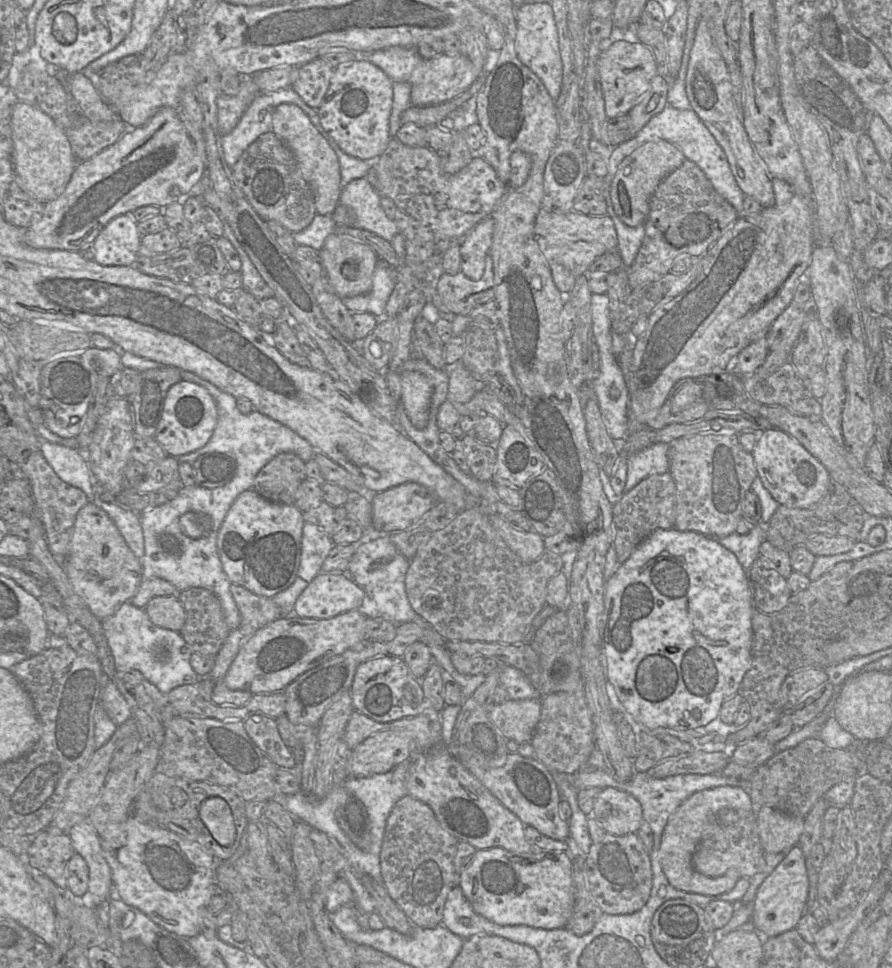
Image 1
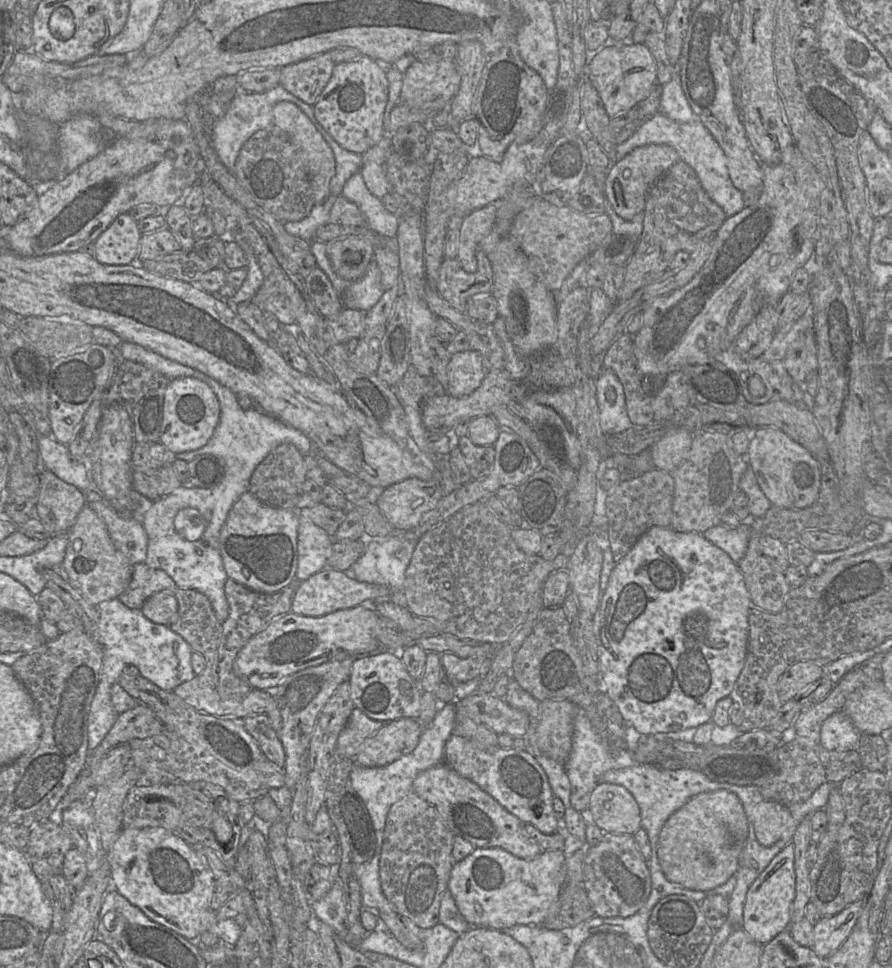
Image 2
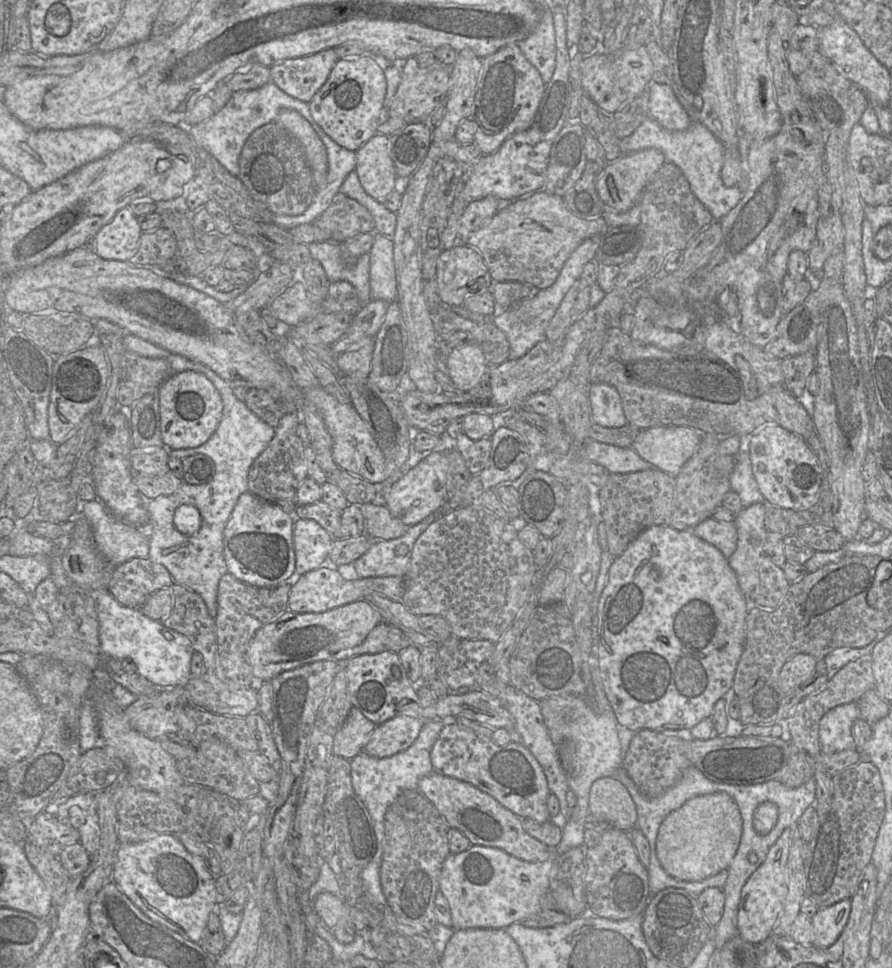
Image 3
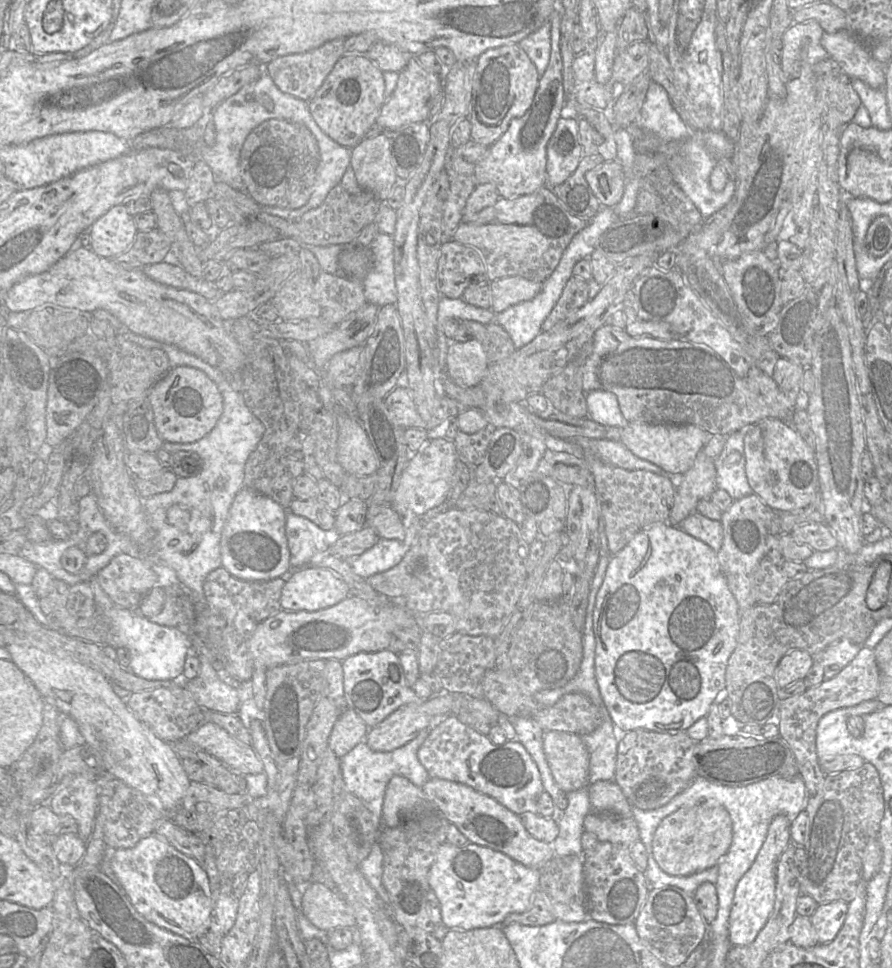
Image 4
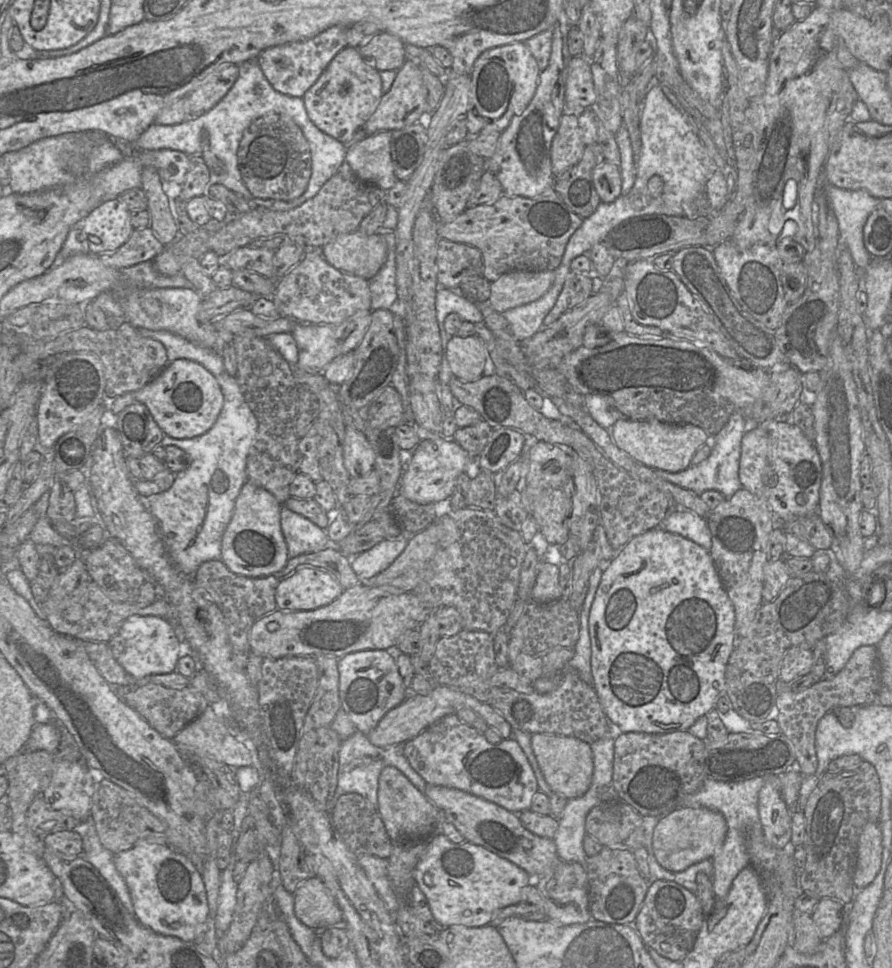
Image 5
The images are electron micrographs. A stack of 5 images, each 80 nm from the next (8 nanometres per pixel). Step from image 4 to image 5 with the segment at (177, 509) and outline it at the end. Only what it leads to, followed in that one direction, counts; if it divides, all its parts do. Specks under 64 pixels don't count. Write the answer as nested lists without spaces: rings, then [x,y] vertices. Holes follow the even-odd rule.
[[[137,328],[137,331],[165,347],[168,363],[188,359],[202,365],[216,378],[223,394],[221,412],[206,433],[190,439],[176,439],[164,434],[161,445],[182,449],[192,462],[188,469],[174,473],[175,480],[168,490],[144,498],[145,507],[157,521],[171,561],[182,573],[194,578],[202,563],[221,560],[222,537],[232,517],[236,498],[247,481],[247,456],[257,433],[258,422],[245,402],[237,378],[226,372],[219,353],[166,330]]]

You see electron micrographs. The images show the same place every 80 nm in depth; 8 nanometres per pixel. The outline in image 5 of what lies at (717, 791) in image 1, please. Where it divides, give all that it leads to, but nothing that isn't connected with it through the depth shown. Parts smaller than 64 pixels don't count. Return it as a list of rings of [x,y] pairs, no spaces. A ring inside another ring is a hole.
[[[693,805],[683,806],[657,823],[652,836],[652,851],[662,868],[670,872],[681,872],[703,860],[712,860],[722,848],[727,831],[727,822],[720,812]]]

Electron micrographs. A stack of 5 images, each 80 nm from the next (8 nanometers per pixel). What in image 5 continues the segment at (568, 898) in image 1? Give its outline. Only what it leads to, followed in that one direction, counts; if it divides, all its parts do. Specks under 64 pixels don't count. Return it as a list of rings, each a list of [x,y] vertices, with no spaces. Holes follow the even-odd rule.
[[[441,832],[427,840],[414,879],[427,898],[434,920],[444,927],[489,925],[500,909],[519,903],[522,889],[533,880],[525,870],[483,846],[468,841],[453,843]]]

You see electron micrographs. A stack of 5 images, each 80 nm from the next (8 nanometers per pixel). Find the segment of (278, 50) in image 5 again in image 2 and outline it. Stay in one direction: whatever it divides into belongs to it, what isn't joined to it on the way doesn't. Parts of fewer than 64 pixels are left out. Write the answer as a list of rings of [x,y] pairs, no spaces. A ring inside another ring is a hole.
[[[328,52],[286,65],[280,69],[280,85],[313,106],[329,82],[335,65]]]

